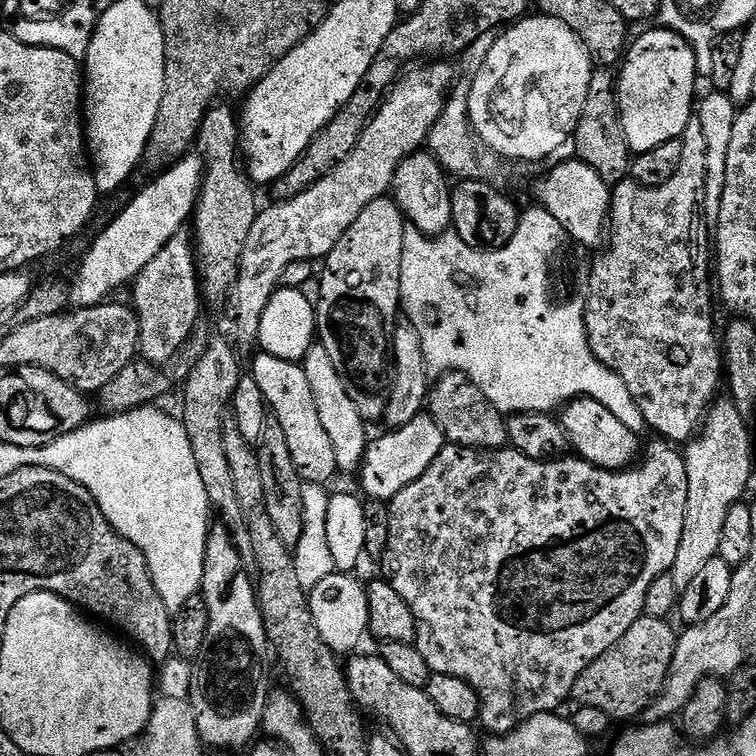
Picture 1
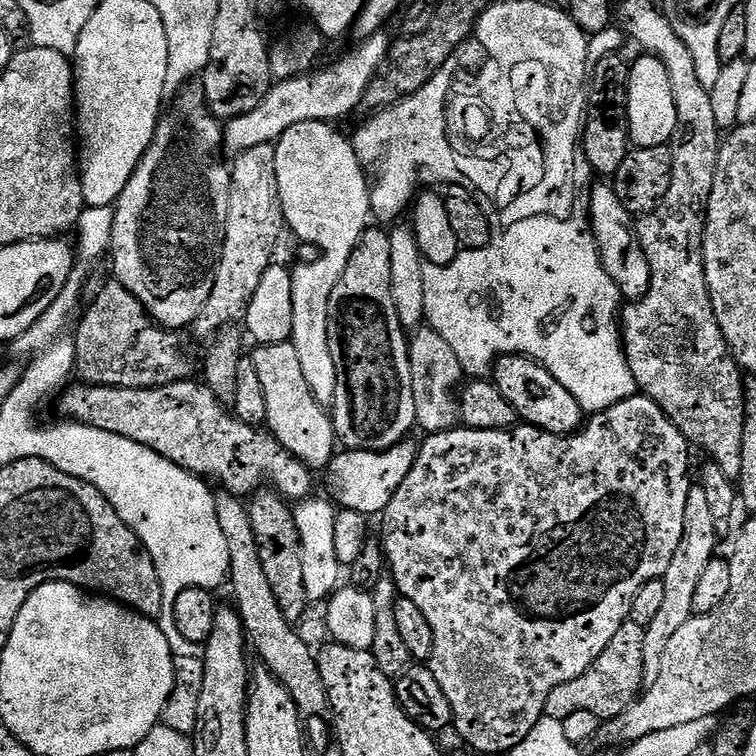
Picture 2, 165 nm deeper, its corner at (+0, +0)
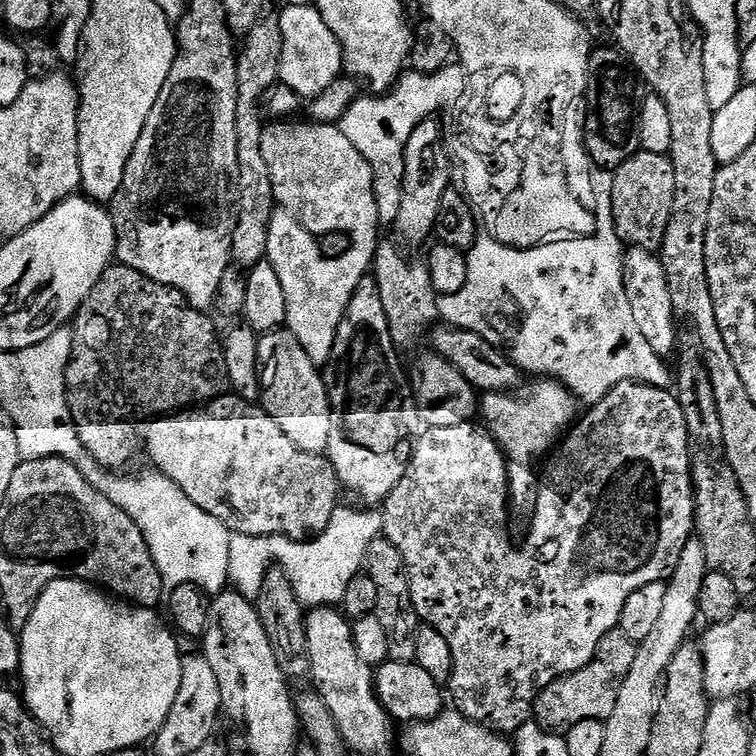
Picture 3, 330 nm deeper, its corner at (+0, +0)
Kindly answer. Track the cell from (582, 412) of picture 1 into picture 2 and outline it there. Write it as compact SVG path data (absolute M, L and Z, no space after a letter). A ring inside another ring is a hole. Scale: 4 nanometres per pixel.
M502 356L497 359L491 373L491 379L494 381L496 389L514 406L517 417L523 423L538 430L546 430L555 436L570 436L573 432L579 432L586 420L584 407L536 360L529 356Z

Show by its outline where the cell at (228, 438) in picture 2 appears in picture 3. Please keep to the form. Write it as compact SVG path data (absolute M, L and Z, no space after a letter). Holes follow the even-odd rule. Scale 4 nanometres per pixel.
M235 394L217 396L203 406L153 419L146 428L146 454L147 450L156 463L155 471L174 481L194 506L218 518L233 533L310 540L330 526L330 518L338 507L336 499L342 493L340 479L327 455L298 450L259 403Z

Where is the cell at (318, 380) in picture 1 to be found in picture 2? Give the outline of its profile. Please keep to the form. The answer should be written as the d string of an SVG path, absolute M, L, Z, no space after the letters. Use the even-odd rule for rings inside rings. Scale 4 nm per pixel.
M307 120L287 128L276 142L279 197L282 198L285 225L294 232L300 242L310 242L320 247L322 256L314 264L298 264L293 267L291 290L294 296L294 330L291 343L298 352L302 374L310 386L310 394L319 404L331 406L338 390L338 366L334 366L334 354L330 354L329 302L328 292L334 292L339 278L349 265L350 255L368 230L372 220L370 206L370 182L352 146L351 139L340 134L333 125L322 120Z

